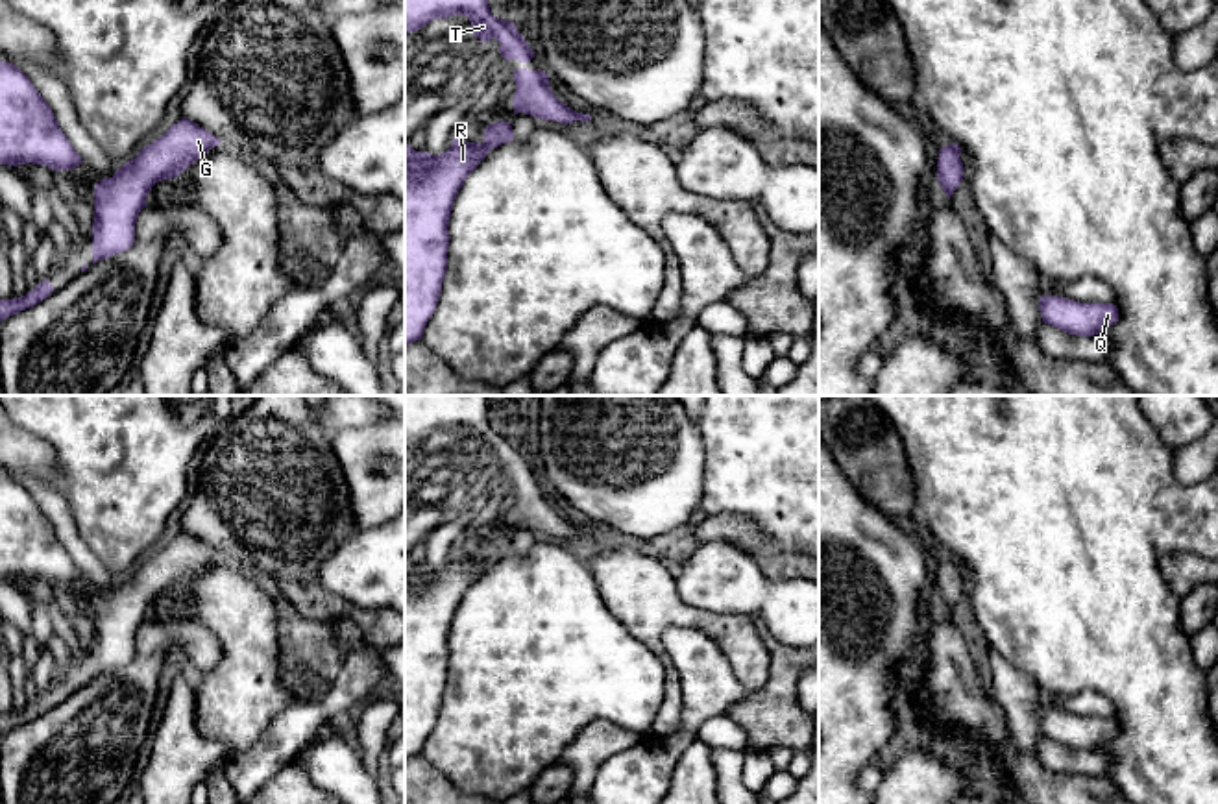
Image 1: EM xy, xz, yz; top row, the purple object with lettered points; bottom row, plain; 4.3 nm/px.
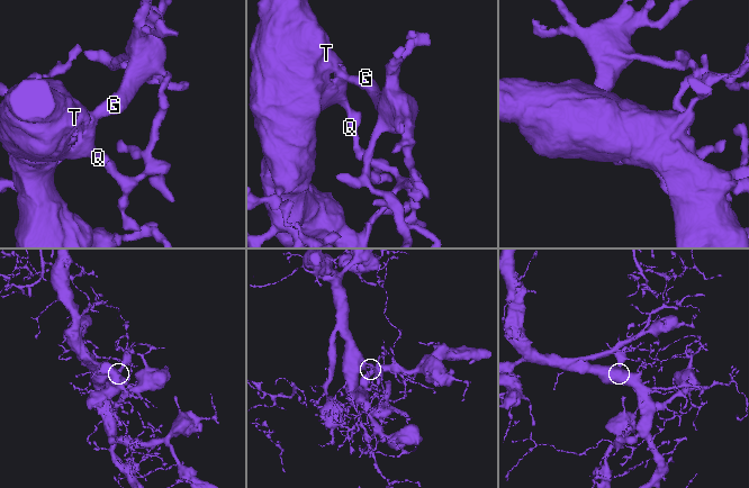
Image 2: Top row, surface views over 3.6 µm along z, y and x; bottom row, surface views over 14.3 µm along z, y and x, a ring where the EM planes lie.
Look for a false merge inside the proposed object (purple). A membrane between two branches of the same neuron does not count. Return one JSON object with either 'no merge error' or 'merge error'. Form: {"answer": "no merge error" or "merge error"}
{"answer": "no merge error"}

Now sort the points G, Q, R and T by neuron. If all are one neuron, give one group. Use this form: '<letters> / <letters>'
G Q R T

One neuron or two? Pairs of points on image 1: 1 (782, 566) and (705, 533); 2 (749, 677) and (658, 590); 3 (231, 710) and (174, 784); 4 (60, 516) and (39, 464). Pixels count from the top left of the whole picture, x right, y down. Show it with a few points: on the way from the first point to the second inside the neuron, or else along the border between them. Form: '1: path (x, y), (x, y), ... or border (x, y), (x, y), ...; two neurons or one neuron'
1: path (764, 551), (742, 533), (723, 533); one neuron
2: path (740, 651), (714, 625), (684, 616); one neuron
3: border (194, 697), (196, 727), (230, 753); two neurons
4: border (19, 472), (39, 475), (61, 490); two neurons

